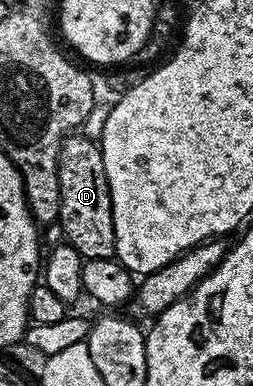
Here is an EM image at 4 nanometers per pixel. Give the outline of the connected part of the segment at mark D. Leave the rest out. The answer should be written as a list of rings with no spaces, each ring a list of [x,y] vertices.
[[[84,135],[67,137],[59,145],[57,179],[61,183],[61,207],[58,228],[63,228],[66,244],[88,261],[115,257],[115,228],[109,179],[105,175],[105,159],[98,140]]]

